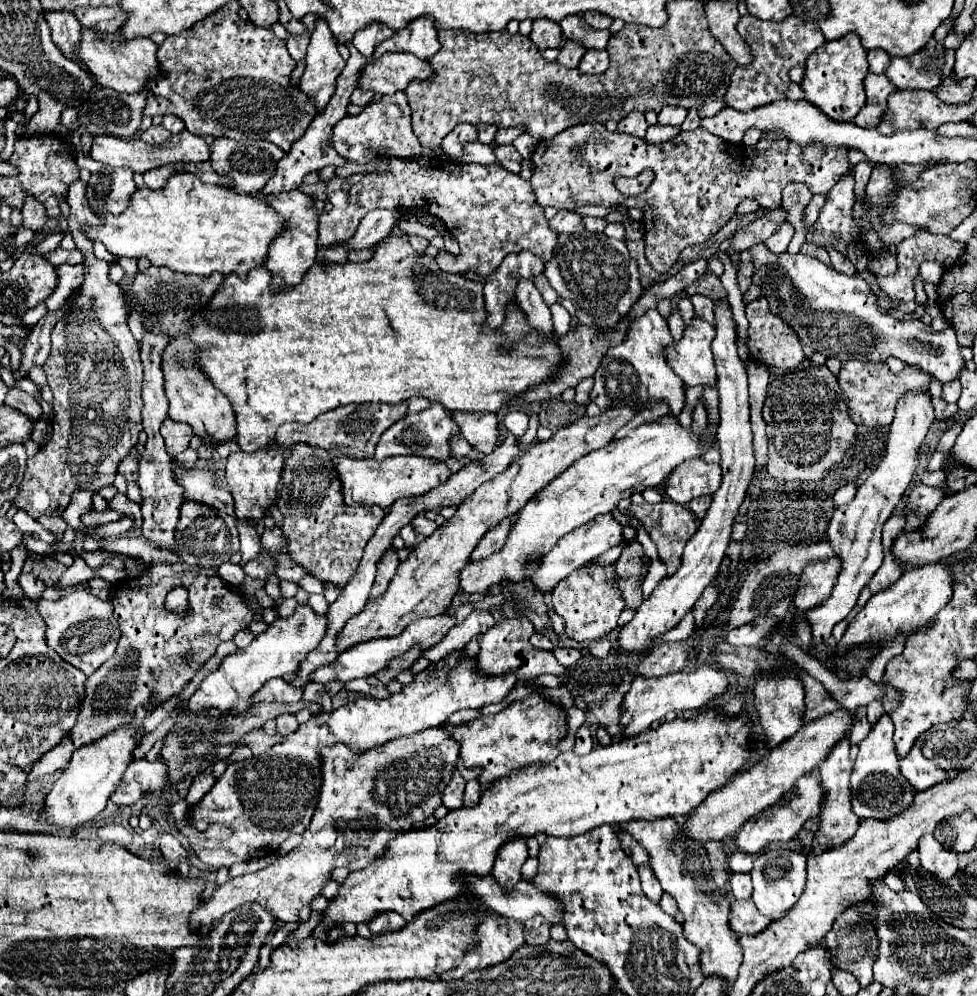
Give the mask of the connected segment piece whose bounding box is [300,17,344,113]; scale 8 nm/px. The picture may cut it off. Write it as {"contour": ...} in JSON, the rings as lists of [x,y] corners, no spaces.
{"contour":[[[320,17],[310,37],[306,69],[300,79],[302,93],[308,95],[310,101],[314,101],[318,113],[322,113],[322,109],[332,99],[336,89],[336,79],[342,69],[344,69],[344,59],[336,49],[336,39],[330,33],[328,23]]]}

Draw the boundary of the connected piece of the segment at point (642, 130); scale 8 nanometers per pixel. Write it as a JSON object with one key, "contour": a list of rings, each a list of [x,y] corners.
{"contour":[[[632,111],[622,121],[618,121],[618,131],[620,133],[644,137],[646,135],[646,129],[648,129],[648,123],[644,119],[644,113],[640,113],[640,111]]]}

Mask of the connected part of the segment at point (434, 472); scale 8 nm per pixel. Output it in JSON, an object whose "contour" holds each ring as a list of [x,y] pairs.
{"contour":[[[410,455],[410,457],[386,457],[384,461],[378,459],[354,459],[354,457],[334,457],[334,465],[338,467],[338,475],[342,481],[342,493],[344,493],[344,501],[346,505],[354,505],[354,503],[362,503],[362,505],[380,505],[382,509],[390,507],[396,499],[402,497],[418,497],[424,495],[428,491],[432,491],[438,485],[444,485],[446,479],[454,473],[458,473],[460,469],[464,469],[470,463],[468,457],[458,459],[458,457],[448,457],[446,461],[434,461],[428,457],[418,457],[418,455]]]}

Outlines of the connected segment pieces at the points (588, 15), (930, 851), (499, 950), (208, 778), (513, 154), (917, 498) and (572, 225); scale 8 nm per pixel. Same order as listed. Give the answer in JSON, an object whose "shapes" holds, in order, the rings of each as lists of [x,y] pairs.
{"shapes":[[[[586,11],[584,13],[584,19],[594,29],[608,29],[612,25],[612,17],[602,15],[602,13],[594,13],[594,11]]],[[[932,835],[922,837],[918,851],[920,851],[920,865],[938,879],[950,879],[958,871],[956,853],[944,849],[942,843],[938,843]]],[[[488,915],[486,921],[478,927],[478,949],[474,949],[474,953],[466,953],[462,965],[446,973],[442,979],[462,979],[468,971],[492,967],[494,963],[506,961],[520,945],[524,945],[522,929],[524,925],[520,921],[504,919],[502,915]]],[[[204,775],[204,777],[198,777],[198,781],[194,781],[192,783],[192,787],[190,787],[190,791],[188,791],[188,795],[186,795],[186,803],[192,807],[192,805],[196,805],[198,801],[200,801],[200,797],[204,797],[210,789],[212,789],[212,785],[214,785],[214,777],[212,775]]],[[[502,145],[502,147],[496,147],[494,149],[496,151],[496,159],[498,161],[504,161],[504,159],[512,159],[512,161],[522,161],[522,157],[520,157],[520,153],[514,149],[514,145]]],[[[918,485],[908,493],[908,503],[906,503],[906,527],[904,531],[914,531],[918,529],[924,521],[926,515],[942,501],[946,493],[934,487]]],[[[562,209],[556,217],[550,219],[550,227],[558,233],[582,233],[584,231],[584,217],[572,209]]]]}

